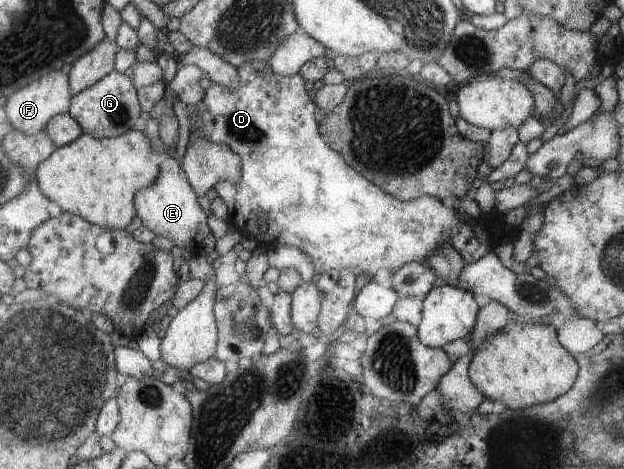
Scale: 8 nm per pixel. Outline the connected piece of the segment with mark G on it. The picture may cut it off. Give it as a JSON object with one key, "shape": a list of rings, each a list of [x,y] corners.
{"shape":[[[114,70],[106,73],[102,79],[92,83],[88,88],[71,95],[70,103],[67,113],[79,123],[83,133],[88,133],[94,138],[117,137],[124,131],[128,132],[140,113],[136,89],[132,87],[130,79]]]}

